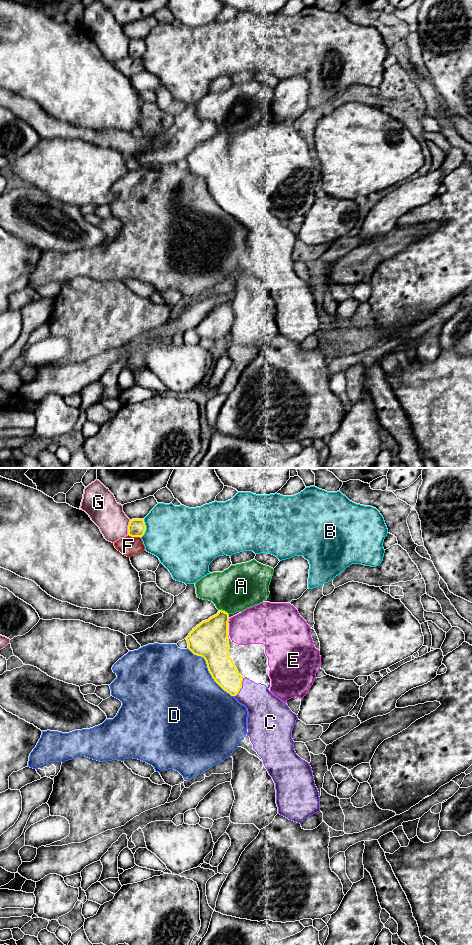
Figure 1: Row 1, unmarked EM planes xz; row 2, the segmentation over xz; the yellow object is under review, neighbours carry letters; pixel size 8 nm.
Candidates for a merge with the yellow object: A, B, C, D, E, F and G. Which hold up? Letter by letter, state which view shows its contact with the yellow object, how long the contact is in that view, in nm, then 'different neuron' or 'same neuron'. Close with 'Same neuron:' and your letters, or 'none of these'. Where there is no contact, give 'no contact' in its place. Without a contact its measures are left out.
A: xz | 90 nm | different neuron
B: xz | 160 nm | different neuron
C: xz | 180 nm | same neuron
D: xz | 550 nm | different neuron
E: xz | 40 nm | different neuron
F: xz | 110 nm | different neuron
G: xz | 120 nm | different neuron
Same neuron: C

